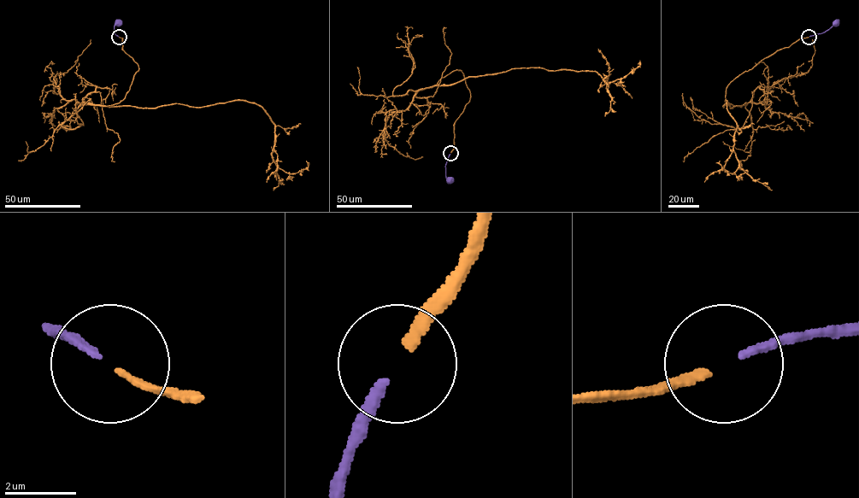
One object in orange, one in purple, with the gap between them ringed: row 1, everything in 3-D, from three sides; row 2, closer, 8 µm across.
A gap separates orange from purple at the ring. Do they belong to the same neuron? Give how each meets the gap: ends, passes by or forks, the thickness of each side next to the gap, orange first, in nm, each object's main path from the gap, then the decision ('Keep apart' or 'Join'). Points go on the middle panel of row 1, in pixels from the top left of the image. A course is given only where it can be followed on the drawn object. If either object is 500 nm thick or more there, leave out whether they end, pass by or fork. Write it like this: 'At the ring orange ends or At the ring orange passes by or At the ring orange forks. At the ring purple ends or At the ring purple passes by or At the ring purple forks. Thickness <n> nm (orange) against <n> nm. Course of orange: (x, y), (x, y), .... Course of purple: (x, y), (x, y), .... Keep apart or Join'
At the ring orange ends. At the ring purple ends. Thickness 240 nm (orange) against 240 nm. Course of orange: (450, 152), (454, 123), (470, 96), (454, 70), (437, 84), (520, 67), (595, 71), (610, 83), (638, 64). Course of purple: (450, 154), (445, 172), (446, 179), (450, 180). Join

